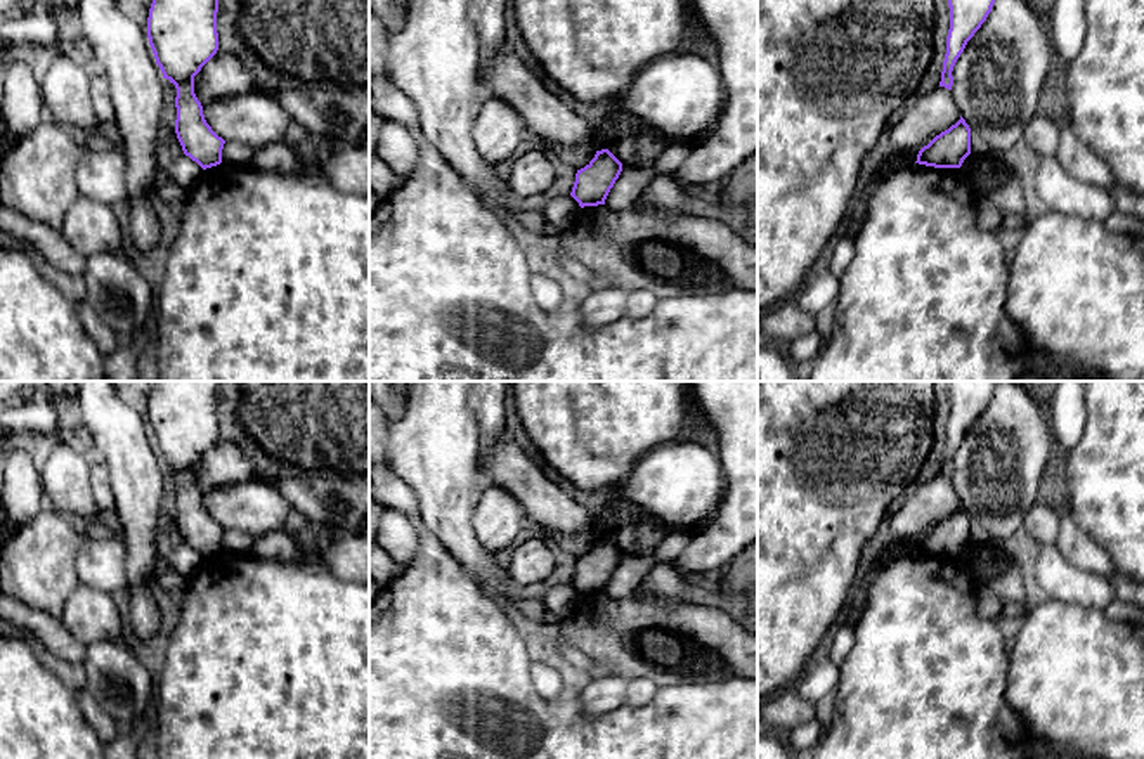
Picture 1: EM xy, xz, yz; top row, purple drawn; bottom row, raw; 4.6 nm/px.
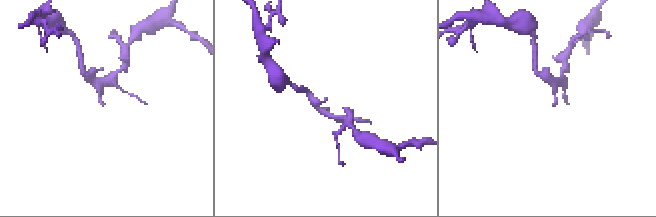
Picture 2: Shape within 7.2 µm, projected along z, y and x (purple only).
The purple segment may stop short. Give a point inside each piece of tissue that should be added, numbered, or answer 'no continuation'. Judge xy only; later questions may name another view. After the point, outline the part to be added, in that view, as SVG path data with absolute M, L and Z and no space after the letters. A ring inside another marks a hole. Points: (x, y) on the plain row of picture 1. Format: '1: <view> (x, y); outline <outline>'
no continuation

